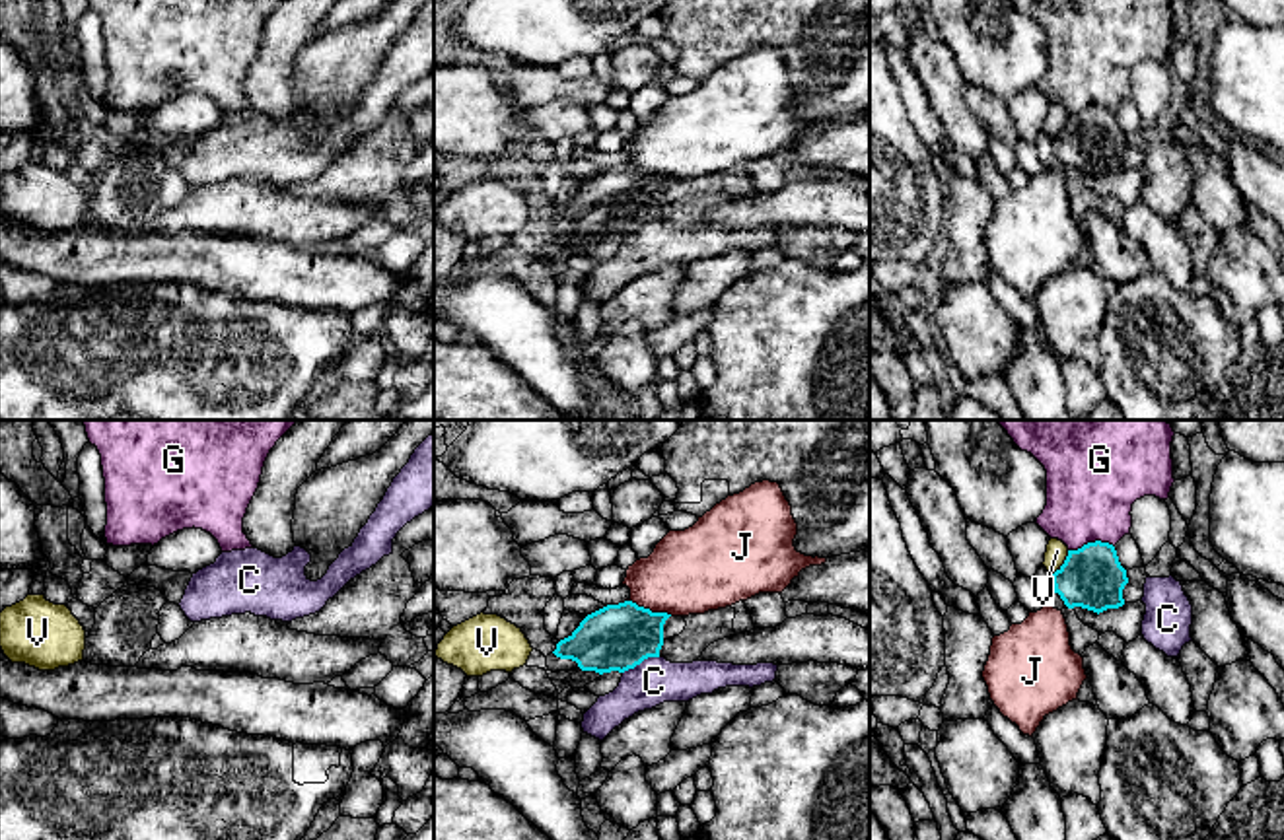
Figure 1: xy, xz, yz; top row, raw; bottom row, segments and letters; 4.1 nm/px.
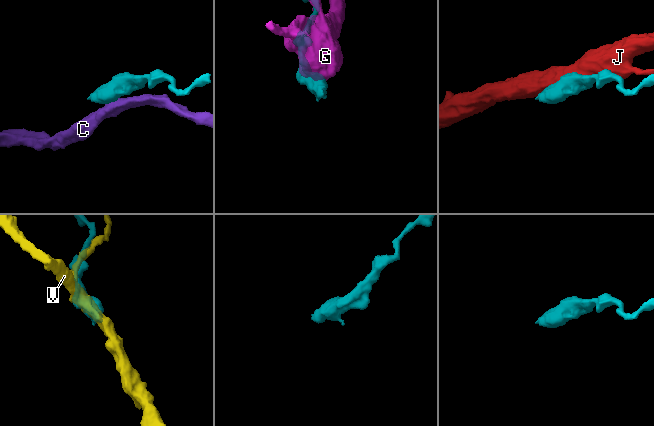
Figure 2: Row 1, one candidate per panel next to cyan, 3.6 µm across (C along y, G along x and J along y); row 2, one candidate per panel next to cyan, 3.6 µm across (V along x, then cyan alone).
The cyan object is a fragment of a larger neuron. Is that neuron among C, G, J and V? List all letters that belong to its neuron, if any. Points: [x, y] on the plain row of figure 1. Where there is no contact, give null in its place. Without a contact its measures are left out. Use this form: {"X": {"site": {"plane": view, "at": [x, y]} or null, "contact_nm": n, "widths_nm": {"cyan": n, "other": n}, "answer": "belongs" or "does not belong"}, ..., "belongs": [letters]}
{"C": {"site": {"plane": "xz", "at": [641, 226]}, "contact_nm": 170, "widths_nm": {"cyan": 280, "other": 190}, "answer": "does not belong"}, "G": {"site": {"plane": "yz", "at": [1090, 107]}, "contact_nm": 190, "widths_nm": {"cyan": 260, "other": 380}, "answer": "does not belong"}, "J": {"site": {"plane": "xz", "at": [648, 174]}, "contact_nm": 200, "widths_nm": {"cyan": 280, "other": 360}, "answer": "does not belong"}, "V": {"site": {"plane": "yz", "at": [1065, 127]}, "contact_nm": 130, "widths_nm": {"cyan": 260, "other": 90}, "answer": "does not belong"}, "belongs": []}

